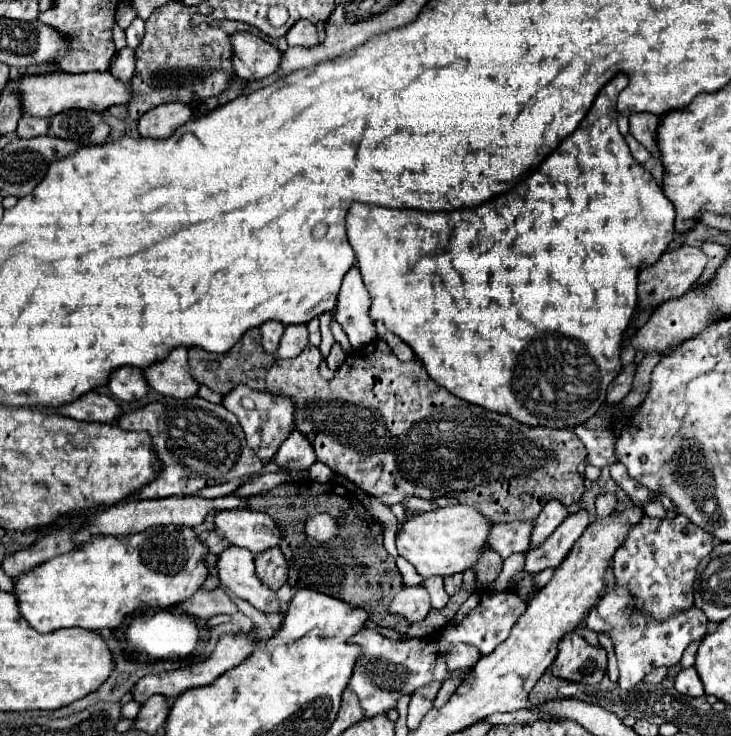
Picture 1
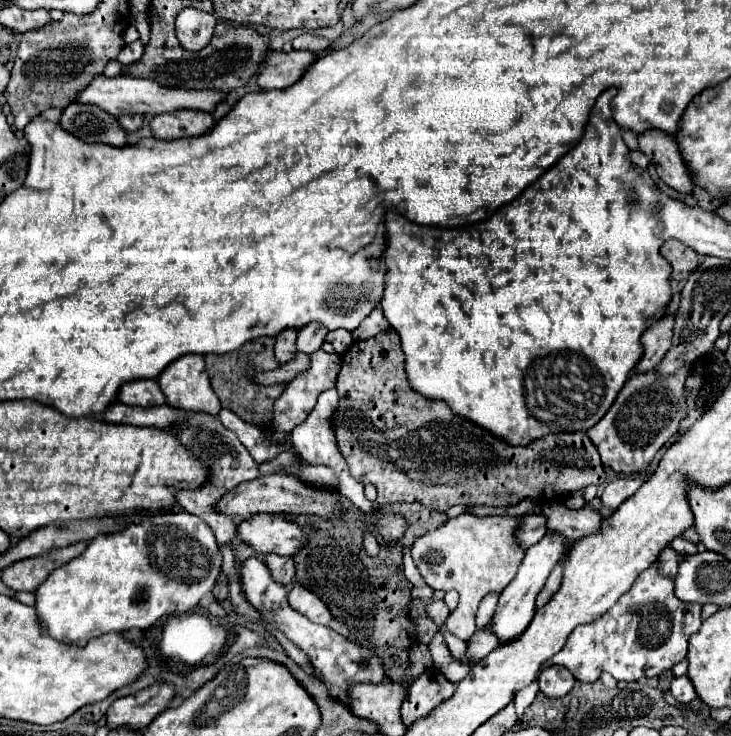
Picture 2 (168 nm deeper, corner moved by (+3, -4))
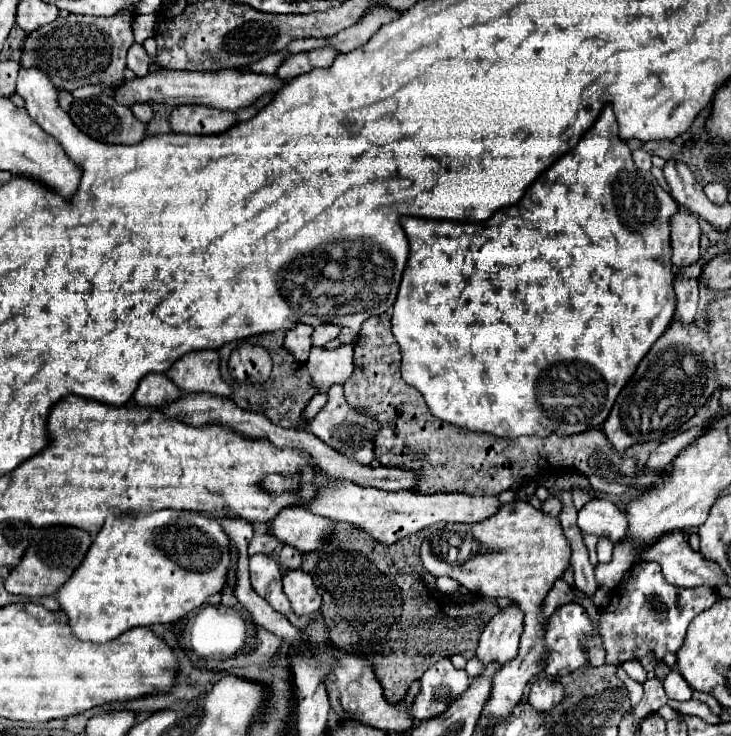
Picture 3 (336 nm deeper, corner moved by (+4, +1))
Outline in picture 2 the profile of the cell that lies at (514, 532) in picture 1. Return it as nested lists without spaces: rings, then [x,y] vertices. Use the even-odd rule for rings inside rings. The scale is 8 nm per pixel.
[[[542,514],[520,516],[520,526],[516,532],[516,542],[524,544],[526,550],[534,546],[546,534],[546,518]]]

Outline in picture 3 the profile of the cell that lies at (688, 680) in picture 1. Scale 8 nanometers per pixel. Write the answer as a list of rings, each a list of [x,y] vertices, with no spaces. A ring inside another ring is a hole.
[[[673,669],[665,681],[663,681],[663,687],[665,687],[665,693],[669,699],[675,699],[675,701],[689,701],[691,699],[691,687],[687,685],[687,681]]]

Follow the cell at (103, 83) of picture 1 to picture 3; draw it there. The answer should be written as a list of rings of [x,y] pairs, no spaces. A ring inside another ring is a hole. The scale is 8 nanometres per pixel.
[[[157,69],[145,77],[137,77],[133,81],[125,81],[113,97],[121,105],[135,105],[135,103],[167,103],[173,107],[179,105],[207,105],[227,111],[237,111],[241,107],[253,105],[265,93],[277,93],[285,81],[277,75],[267,73],[253,73],[249,69],[219,69],[215,73],[199,73],[199,71],[167,71]]]

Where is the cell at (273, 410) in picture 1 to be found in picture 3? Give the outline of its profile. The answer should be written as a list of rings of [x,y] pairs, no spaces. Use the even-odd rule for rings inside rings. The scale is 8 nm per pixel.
[[[341,345],[339,349],[325,349],[325,347],[313,347],[311,349],[311,355],[307,359],[307,365],[309,365],[309,373],[313,377],[313,383],[319,387],[319,393],[325,393],[331,385],[339,383],[343,385],[351,373],[353,373],[353,347],[351,345]]]

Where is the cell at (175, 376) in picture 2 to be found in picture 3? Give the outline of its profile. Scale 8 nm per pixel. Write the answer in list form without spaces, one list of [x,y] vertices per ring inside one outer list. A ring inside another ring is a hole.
[[[193,351],[183,355],[167,375],[185,393],[215,393],[231,397],[233,387],[221,379],[217,351]]]

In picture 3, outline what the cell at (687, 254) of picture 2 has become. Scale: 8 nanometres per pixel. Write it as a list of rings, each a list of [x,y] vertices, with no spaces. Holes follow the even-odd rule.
[[[677,211],[671,221],[671,249],[673,249],[673,265],[687,267],[699,259],[699,235],[701,227],[695,215],[687,211]]]

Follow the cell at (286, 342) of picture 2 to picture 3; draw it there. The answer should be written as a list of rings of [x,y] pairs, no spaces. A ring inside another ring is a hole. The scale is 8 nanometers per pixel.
[[[295,325],[293,329],[287,331],[287,337],[285,337],[285,349],[301,363],[307,361],[309,357],[309,351],[311,351],[311,333],[313,333],[313,327],[309,325]]]

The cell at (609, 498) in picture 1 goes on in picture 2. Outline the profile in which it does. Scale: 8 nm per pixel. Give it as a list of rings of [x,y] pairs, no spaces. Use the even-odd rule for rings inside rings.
[[[624,478],[624,480],[614,480],[614,482],[608,482],[608,486],[604,488],[604,494],[600,496],[602,500],[602,506],[606,508],[612,508],[616,510],[626,498],[630,498],[640,486],[642,486],[642,478],[640,480],[630,480],[630,478]]]

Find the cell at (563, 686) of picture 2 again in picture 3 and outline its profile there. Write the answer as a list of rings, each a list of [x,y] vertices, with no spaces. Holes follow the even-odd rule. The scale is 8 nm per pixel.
[[[541,677],[537,681],[537,687],[535,687],[535,681],[531,685],[531,691],[529,691],[529,705],[535,709],[535,711],[551,711],[559,701],[563,699],[563,685],[551,677]]]

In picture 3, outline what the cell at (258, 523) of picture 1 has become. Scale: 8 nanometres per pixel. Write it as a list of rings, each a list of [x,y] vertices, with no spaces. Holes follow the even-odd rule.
[[[287,507],[271,523],[271,533],[303,553],[319,549],[327,535],[335,529],[335,521],[319,517],[305,507]]]

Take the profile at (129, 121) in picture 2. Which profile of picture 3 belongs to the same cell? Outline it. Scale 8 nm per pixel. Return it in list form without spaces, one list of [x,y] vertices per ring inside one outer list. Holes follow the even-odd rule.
[[[137,103],[137,105],[133,105],[131,109],[133,109],[133,115],[135,115],[137,119],[145,121],[145,123],[149,123],[149,121],[153,119],[153,109],[151,109],[149,103],[141,103],[141,105]]]

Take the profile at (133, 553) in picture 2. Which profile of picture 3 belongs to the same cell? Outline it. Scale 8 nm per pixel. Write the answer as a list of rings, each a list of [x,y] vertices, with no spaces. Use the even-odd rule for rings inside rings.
[[[163,509],[163,511],[155,511],[155,513],[147,515],[147,517],[107,517],[107,525],[103,525],[103,529],[99,531],[99,535],[93,539],[93,545],[91,545],[89,553],[85,555],[85,561],[71,575],[71,579],[59,589],[57,601],[61,603],[61,611],[67,613],[69,625],[71,625],[73,633],[79,639],[93,641],[93,643],[105,643],[105,641],[111,641],[111,639],[119,637],[127,629],[133,629],[133,627],[151,627],[151,625],[157,625],[157,623],[175,623],[175,621],[183,619],[183,617],[187,617],[191,611],[199,609],[207,601],[207,597],[211,597],[213,593],[221,593],[223,591],[225,581],[227,581],[227,571],[229,571],[229,553],[231,553],[231,541],[227,537],[227,533],[223,531],[221,523],[215,517],[209,517],[205,513]]]

